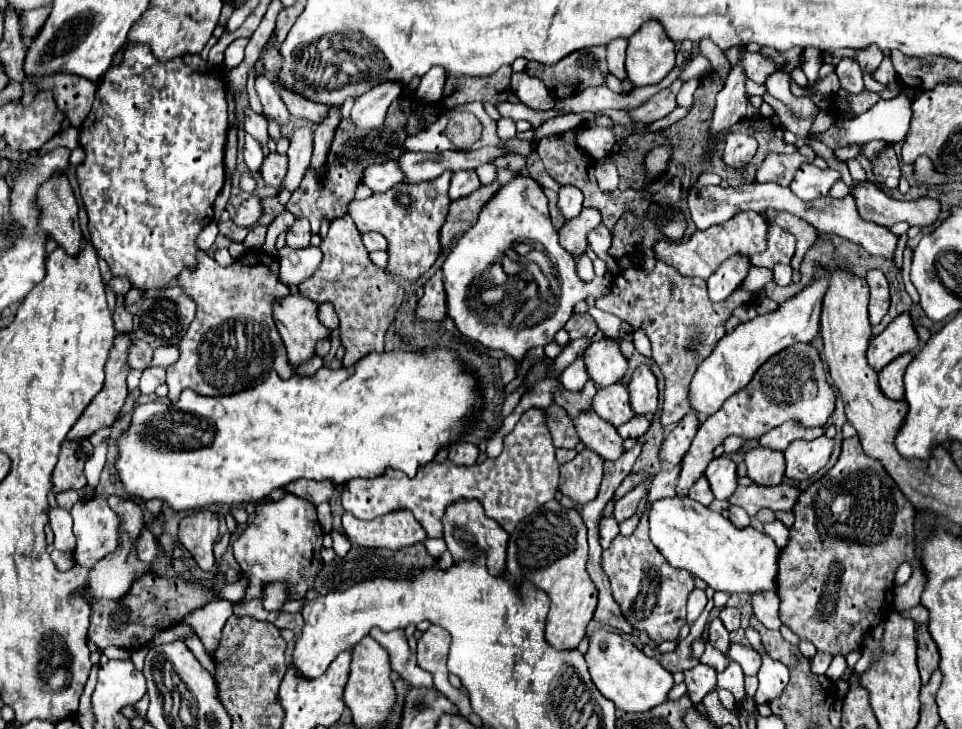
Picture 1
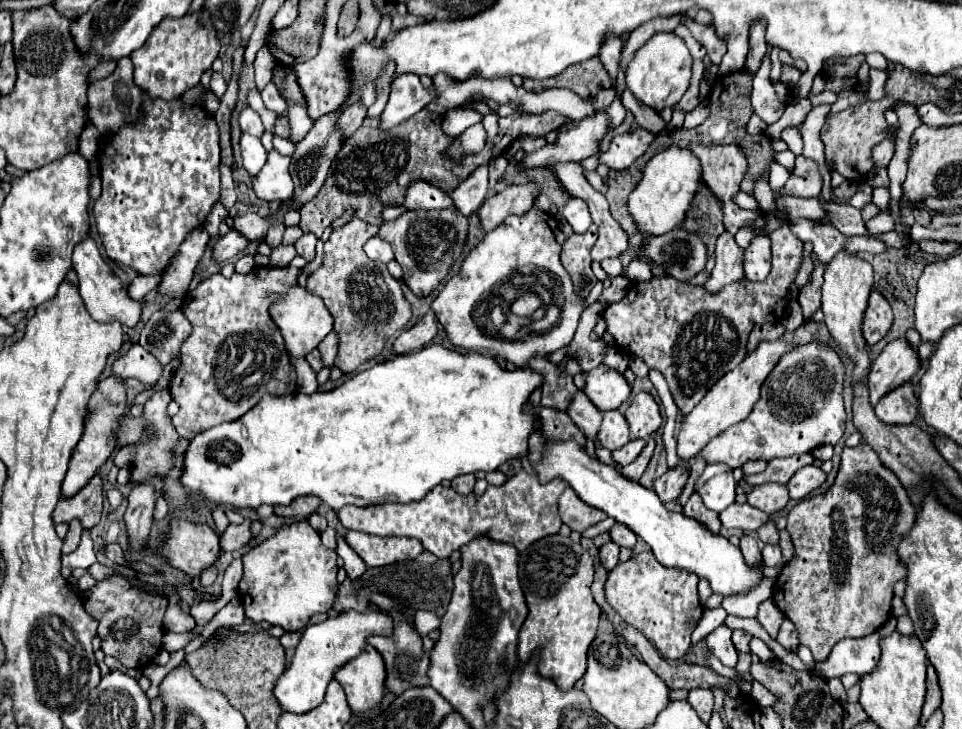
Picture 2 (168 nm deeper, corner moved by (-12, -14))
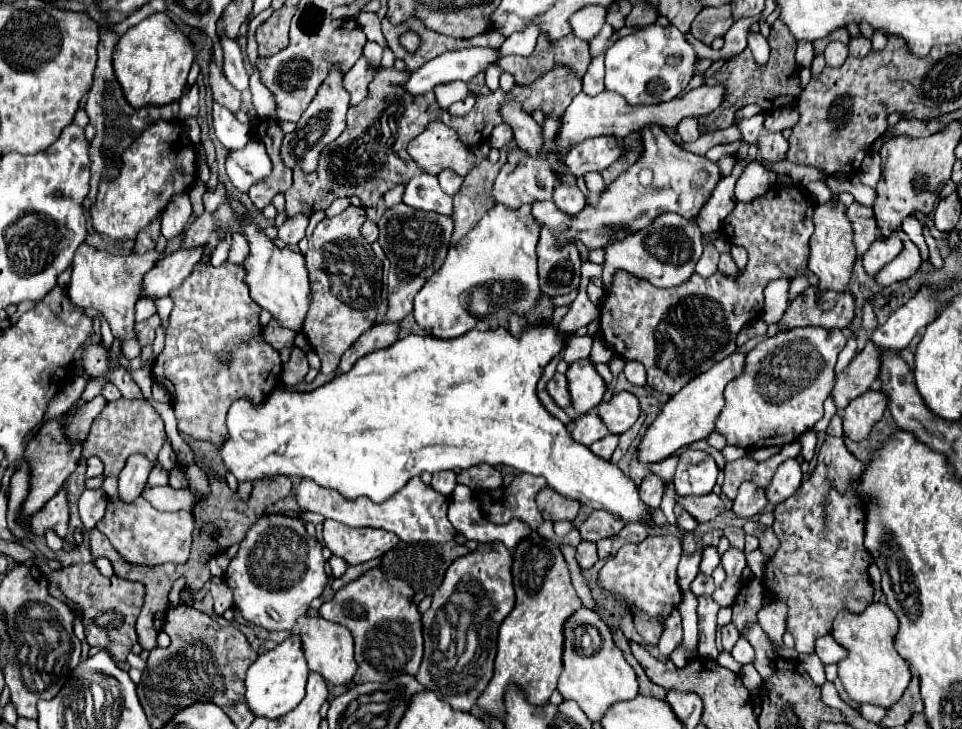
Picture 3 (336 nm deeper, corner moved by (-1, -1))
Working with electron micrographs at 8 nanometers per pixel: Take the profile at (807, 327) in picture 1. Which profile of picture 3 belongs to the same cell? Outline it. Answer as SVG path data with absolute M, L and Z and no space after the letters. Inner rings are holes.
M742 353L728 355L724 361L716 363L712 369L698 375L684 389L680 389L676 395L672 395L670 401L658 413L658 417L646 429L646 433L638 445L638 461L640 463L658 463L658 461L664 461L666 457L674 455L678 449L688 447L694 441L706 439L714 431L714 421L724 407L722 393L724 393L726 383L732 381L736 375L740 375L742 367L744 367Z

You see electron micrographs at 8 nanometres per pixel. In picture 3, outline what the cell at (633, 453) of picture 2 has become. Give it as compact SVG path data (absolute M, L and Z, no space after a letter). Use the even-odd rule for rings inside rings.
M610 433L610 435L606 435L604 439L592 443L588 449L590 449L594 455L602 457L602 459L610 459L612 451L616 449L616 443L618 443L618 435L612 435L612 433Z

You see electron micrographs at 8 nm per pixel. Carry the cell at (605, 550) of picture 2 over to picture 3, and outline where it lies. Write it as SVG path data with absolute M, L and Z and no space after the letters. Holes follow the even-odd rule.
M580 543L576 547L576 561L582 569L590 569L596 561L598 561L598 555L596 555L596 545L594 543Z

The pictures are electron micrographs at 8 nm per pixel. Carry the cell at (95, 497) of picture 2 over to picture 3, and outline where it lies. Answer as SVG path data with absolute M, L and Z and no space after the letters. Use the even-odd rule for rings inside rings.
M60 491L52 497L36 515L30 519L30 533L42 537L48 529L52 529L58 537L66 537L68 533L68 501L66 493Z

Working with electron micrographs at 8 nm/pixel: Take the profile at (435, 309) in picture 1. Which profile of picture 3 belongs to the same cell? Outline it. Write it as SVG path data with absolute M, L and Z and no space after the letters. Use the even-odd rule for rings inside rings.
M386 323L386 325L374 325L368 331L364 331L360 335L360 339L342 355L340 365L336 369L336 375L346 373L360 357L378 351L378 349L386 349L390 347L394 341L398 339L398 325L394 323Z

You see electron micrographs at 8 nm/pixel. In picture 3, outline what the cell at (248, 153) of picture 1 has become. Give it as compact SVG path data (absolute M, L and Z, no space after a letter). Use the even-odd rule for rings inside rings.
M218 103L212 105L212 127L214 135L228 151L236 151L250 141L250 125L240 123L234 113Z

